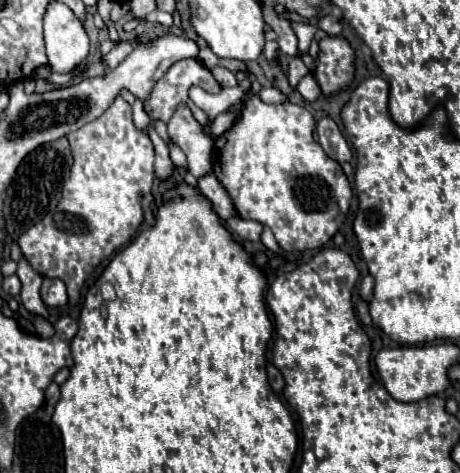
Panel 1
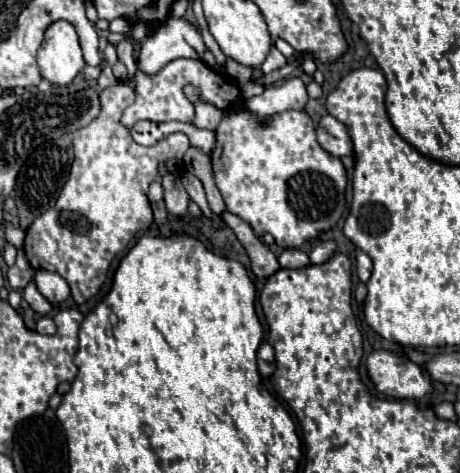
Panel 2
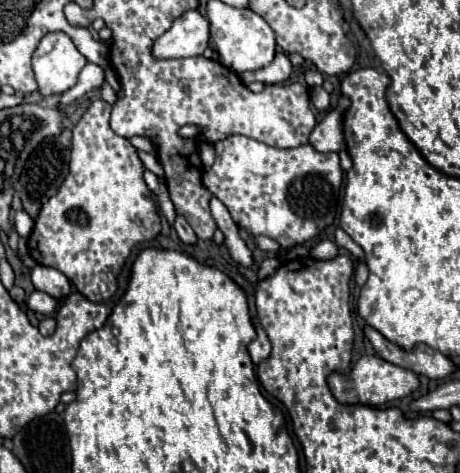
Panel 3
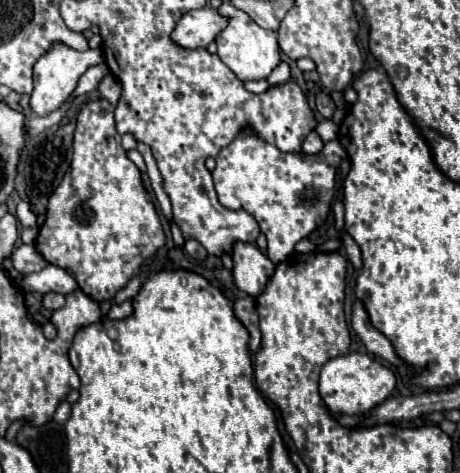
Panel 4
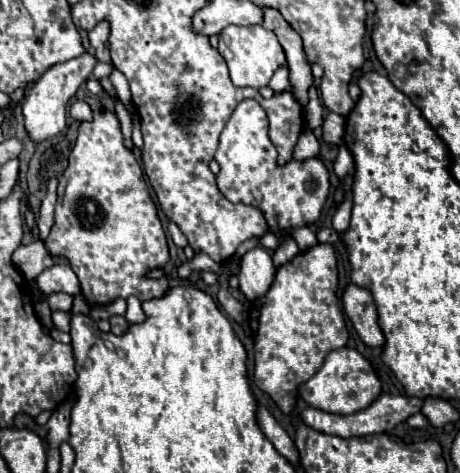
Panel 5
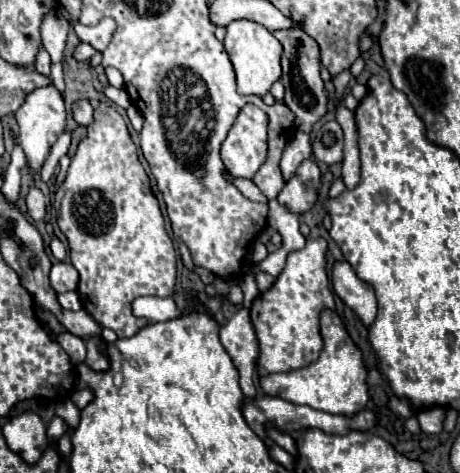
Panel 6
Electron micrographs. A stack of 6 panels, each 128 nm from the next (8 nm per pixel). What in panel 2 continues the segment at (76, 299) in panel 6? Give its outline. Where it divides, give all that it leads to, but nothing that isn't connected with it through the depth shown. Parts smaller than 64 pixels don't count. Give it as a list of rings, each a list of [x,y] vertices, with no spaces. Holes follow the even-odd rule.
[[[30,282],[30,284],[24,288],[24,300],[26,300],[26,302],[32,306],[32,310],[38,312],[38,314],[48,314],[48,312],[52,310],[52,304],[38,292],[38,288],[36,288],[34,282]]]

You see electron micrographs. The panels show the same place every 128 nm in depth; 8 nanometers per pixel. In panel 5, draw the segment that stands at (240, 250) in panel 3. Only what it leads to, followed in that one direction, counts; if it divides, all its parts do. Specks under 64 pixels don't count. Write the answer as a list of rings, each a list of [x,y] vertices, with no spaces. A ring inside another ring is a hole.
[[[256,246],[252,250],[248,250],[242,256],[242,264],[240,264],[240,290],[244,292],[246,300],[254,300],[258,296],[264,296],[274,280],[276,268],[272,264],[272,256],[266,248]]]

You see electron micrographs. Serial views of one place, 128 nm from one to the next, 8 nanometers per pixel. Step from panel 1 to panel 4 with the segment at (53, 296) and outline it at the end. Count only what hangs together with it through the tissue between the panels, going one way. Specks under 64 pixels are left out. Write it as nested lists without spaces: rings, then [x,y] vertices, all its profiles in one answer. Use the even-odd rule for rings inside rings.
[[[46,266],[44,270],[40,272],[34,272],[34,274],[28,274],[24,276],[22,284],[32,290],[32,292],[40,292],[40,294],[48,294],[48,292],[58,292],[58,294],[70,294],[74,290],[78,290],[78,284],[76,280],[64,270],[64,268],[58,268],[58,266]]]

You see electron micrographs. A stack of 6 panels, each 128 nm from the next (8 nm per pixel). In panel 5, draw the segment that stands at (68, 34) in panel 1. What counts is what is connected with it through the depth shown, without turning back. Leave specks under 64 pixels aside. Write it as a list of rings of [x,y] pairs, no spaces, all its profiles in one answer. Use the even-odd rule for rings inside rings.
[[[84,52],[82,56],[78,56],[74,60],[68,60],[64,64],[56,64],[56,68],[50,68],[48,72],[44,72],[44,76],[40,76],[40,80],[36,82],[28,100],[22,106],[24,128],[26,128],[28,138],[34,144],[52,138],[66,128],[66,106],[68,106],[70,98],[74,98],[78,86],[90,78],[94,66],[96,66],[96,58],[90,56],[88,52]]]

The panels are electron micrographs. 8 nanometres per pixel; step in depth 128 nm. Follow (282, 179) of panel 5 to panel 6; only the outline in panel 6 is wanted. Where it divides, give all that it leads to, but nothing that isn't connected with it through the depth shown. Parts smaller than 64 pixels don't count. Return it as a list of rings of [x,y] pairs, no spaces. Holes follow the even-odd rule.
[[[246,104],[240,110],[236,124],[232,126],[232,132],[222,144],[222,160],[236,178],[252,178],[260,168],[260,164],[264,162],[264,156],[266,156],[266,114],[254,104]],[[308,158],[296,170],[296,176],[284,184],[282,192],[278,194],[278,202],[284,204],[288,210],[302,214],[310,210],[318,198],[320,188],[320,168],[316,160]]]

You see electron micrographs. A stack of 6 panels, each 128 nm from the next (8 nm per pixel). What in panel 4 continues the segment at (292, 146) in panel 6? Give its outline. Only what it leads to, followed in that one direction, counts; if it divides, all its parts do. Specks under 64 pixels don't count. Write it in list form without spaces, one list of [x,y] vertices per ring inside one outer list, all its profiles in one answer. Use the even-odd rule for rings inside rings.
[[[312,130],[312,132],[304,138],[304,142],[302,142],[302,152],[304,152],[304,154],[318,154],[318,152],[322,150],[322,146],[324,146],[324,142],[322,142],[320,136]]]

